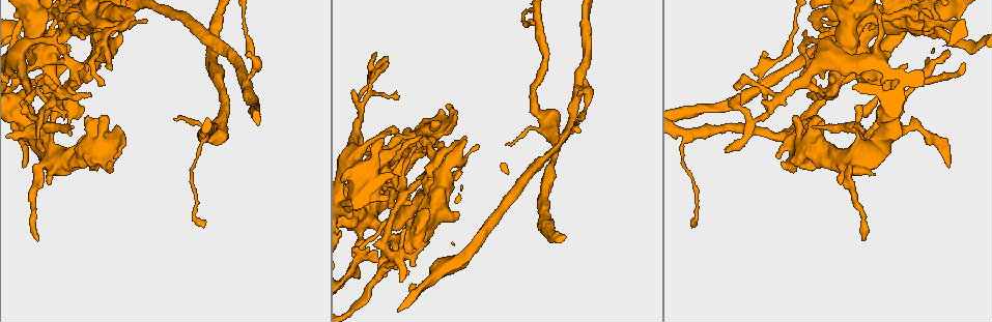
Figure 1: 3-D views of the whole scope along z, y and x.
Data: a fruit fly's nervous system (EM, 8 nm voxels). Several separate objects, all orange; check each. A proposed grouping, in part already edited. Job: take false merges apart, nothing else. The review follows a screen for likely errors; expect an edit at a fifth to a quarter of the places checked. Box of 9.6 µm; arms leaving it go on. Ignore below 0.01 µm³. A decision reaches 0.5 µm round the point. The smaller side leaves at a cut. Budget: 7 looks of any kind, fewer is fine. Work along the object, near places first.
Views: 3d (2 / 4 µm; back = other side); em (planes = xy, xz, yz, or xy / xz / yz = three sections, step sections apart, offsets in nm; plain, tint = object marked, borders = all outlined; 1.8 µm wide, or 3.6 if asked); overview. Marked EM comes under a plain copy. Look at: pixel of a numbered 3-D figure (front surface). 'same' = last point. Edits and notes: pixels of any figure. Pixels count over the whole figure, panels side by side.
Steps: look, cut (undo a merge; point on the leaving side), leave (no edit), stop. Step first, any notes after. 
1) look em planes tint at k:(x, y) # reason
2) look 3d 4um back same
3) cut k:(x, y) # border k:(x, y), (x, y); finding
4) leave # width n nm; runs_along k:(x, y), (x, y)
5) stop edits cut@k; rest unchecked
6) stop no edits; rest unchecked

look em 3.6um planes tint at 1:(369, 153) # a narrow waist

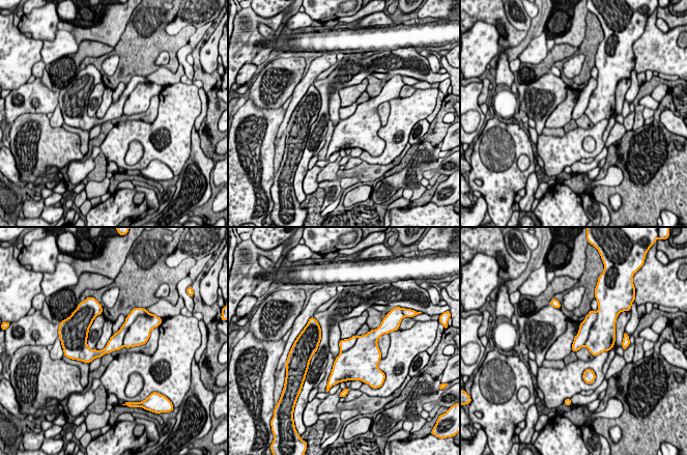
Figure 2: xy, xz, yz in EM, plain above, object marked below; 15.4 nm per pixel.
cut 2:(602, 334) # a second cell is stuck on

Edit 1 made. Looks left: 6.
look 3d 4um at 1:(244, 82) # thin neck

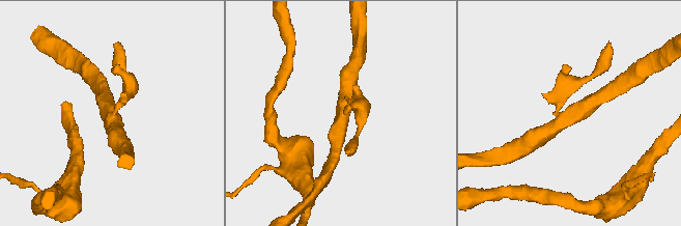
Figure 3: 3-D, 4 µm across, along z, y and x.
look em planes tint at 3:(342, 114) # arms 3; arm_widths 200, 240, 300 nm

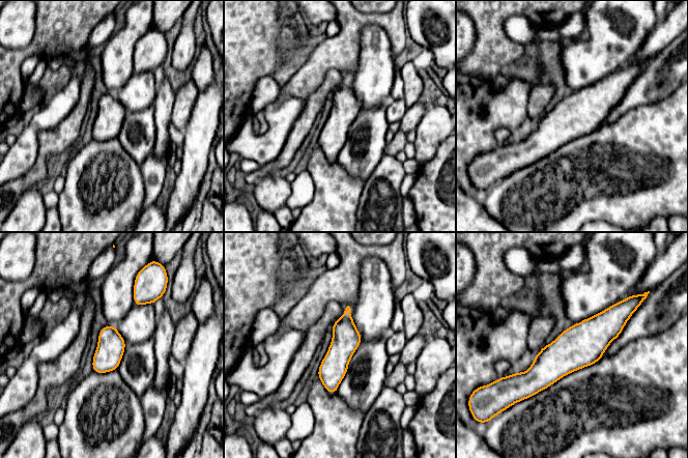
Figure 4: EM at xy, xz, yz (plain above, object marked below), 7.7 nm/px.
leave # width 220 nm; runs_along 4:(625, 316), (534, 380), (519, 380); continuous, no second cell

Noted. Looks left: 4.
stop edits cut@2; rest unchecked

